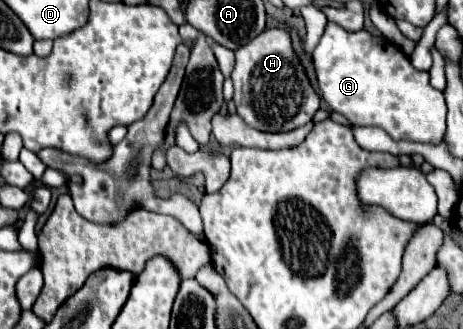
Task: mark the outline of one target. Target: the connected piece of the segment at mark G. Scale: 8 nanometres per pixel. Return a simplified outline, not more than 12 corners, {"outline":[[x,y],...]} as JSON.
{"outline":[[328,22],[314,66],[352,126],[440,144],[446,102],[390,40]]}

